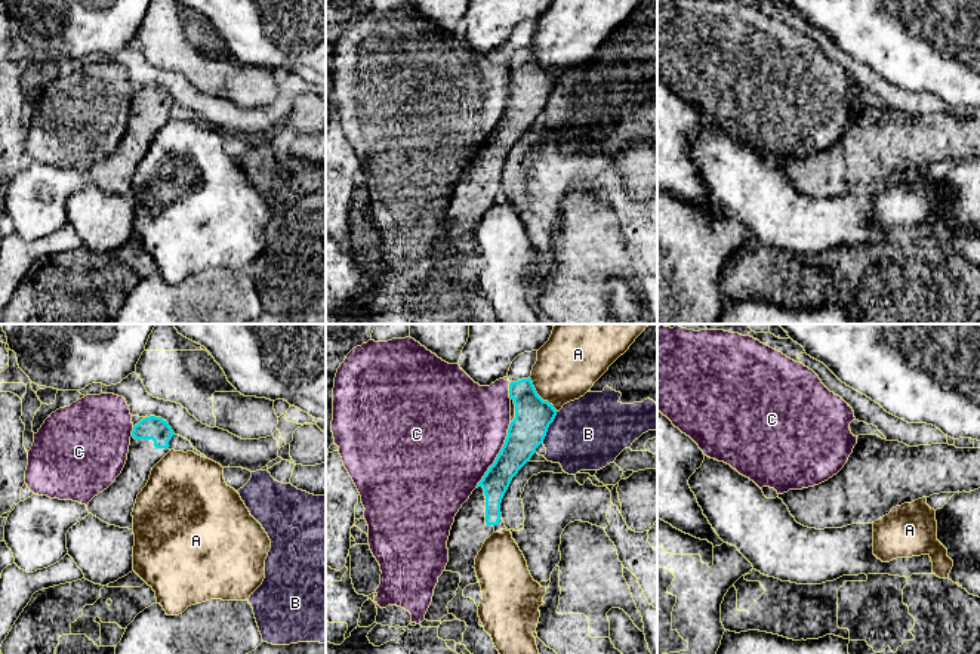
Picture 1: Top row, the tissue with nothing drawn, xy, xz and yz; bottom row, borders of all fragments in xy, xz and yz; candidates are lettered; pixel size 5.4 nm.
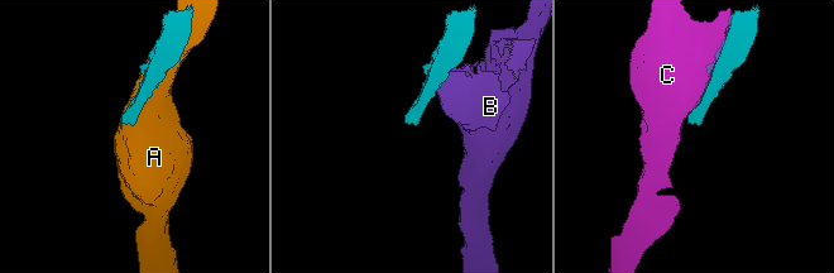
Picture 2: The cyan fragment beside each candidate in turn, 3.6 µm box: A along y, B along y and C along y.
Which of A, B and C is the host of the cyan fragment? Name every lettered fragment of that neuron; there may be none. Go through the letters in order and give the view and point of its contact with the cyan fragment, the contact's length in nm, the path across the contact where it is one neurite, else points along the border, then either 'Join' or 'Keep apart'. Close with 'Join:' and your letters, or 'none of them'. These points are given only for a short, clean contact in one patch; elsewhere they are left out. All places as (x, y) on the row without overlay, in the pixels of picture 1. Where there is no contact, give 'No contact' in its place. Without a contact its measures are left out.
A: Touches cyan at xz (538, 64). Shared border 240 nm. Keep apart
B: Touches cyan at xz (548, 95). Shared border 200 nm. Boundary: xz (557, 80), (541, 111). Keep apart
C: Touches cyan at xz (498, 123). Shared border 400 nm. Keep apart
Join: none of them

